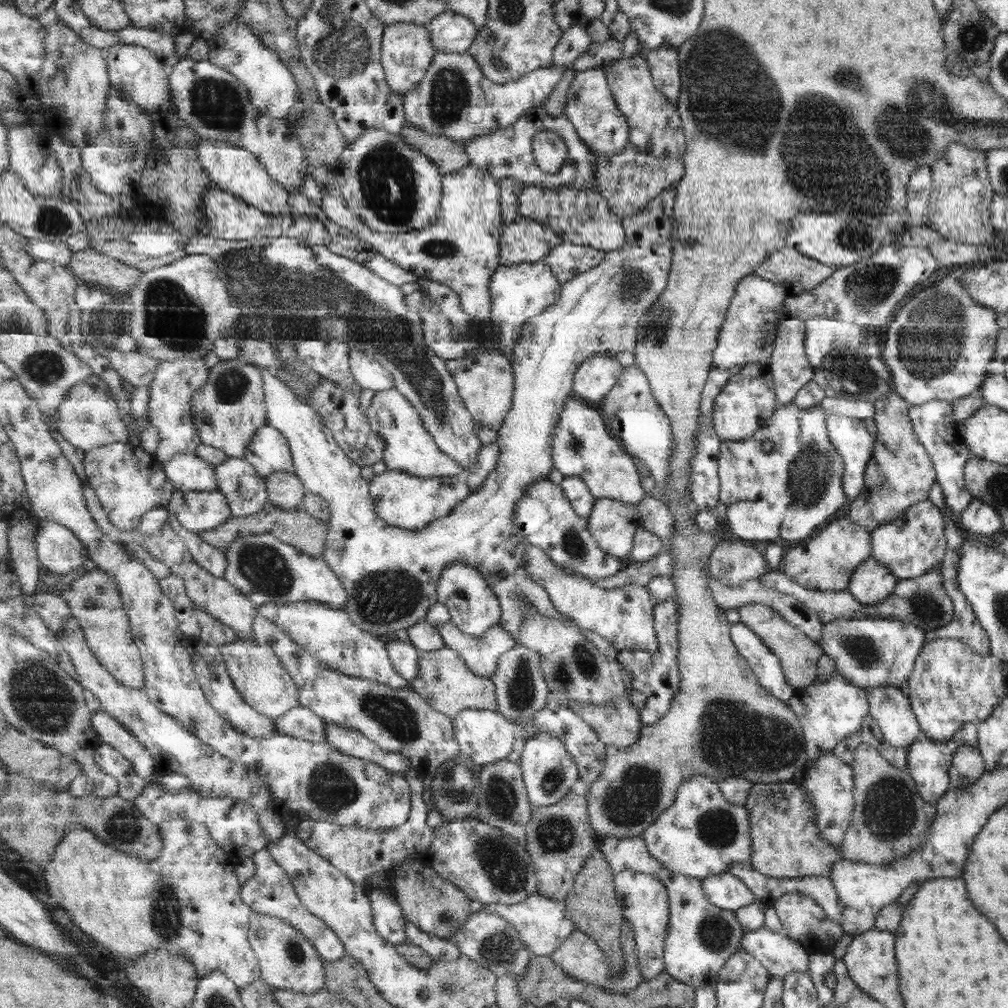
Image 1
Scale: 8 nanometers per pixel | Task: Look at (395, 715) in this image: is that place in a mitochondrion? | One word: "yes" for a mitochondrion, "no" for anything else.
yes

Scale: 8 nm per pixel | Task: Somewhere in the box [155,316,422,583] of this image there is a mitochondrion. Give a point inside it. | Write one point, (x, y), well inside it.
(231, 386)

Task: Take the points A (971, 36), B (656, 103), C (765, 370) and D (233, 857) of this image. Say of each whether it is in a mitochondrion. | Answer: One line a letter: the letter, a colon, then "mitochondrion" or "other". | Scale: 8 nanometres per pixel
A: mitochondrion
B: other
C: other
D: other

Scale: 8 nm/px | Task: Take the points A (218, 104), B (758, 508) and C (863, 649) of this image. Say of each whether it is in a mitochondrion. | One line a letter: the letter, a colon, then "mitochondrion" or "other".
A: mitochondrion
B: other
C: mitochondrion

